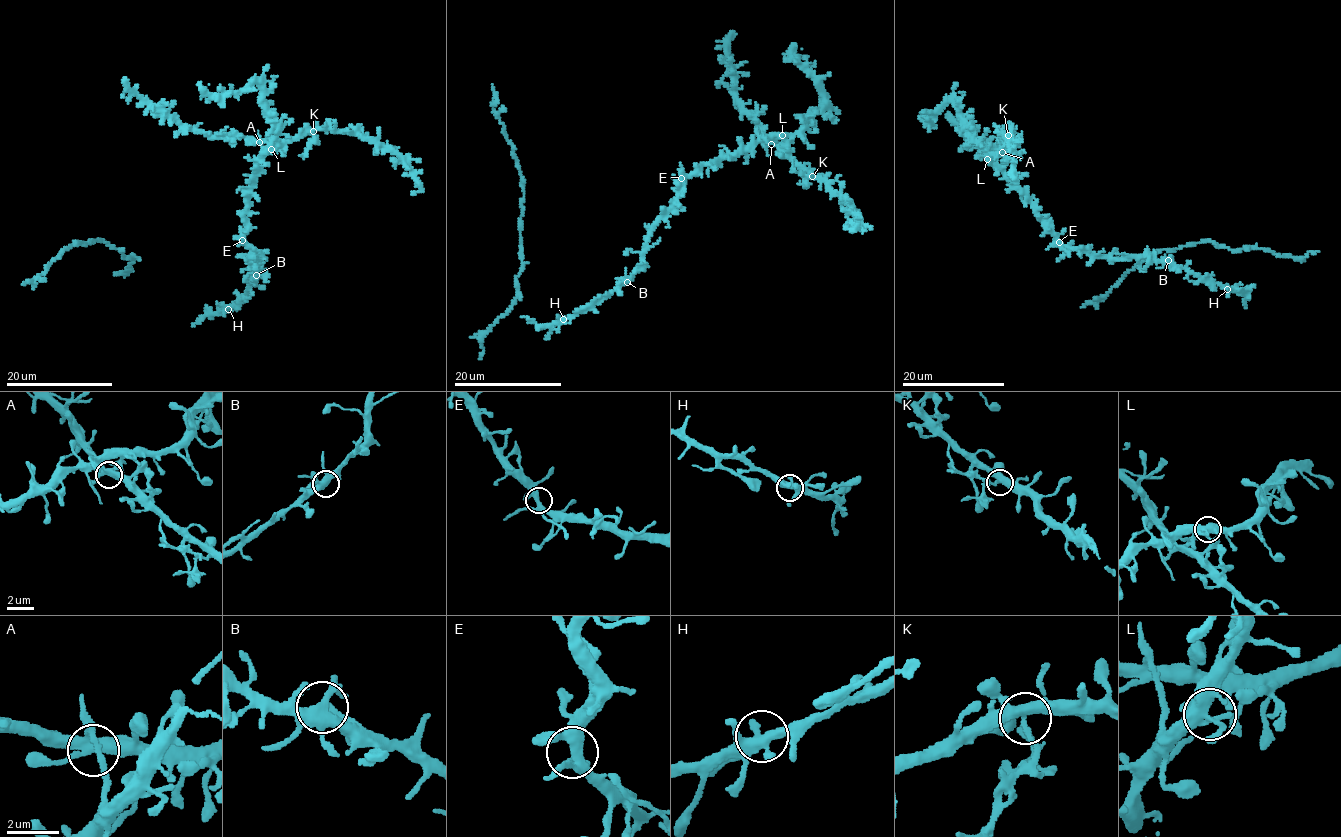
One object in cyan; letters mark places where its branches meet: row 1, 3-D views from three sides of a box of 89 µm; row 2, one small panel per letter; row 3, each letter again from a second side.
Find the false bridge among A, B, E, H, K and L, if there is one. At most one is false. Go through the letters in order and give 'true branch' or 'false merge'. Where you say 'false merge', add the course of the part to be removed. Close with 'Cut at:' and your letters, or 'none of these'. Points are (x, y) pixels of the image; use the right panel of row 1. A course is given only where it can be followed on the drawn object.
A: true branch
B: true branch
E: true branch
H: true branch
K: false merge; course (1008, 135), (1009, 157), (1002, 160)
L: true branch
Cut at: K

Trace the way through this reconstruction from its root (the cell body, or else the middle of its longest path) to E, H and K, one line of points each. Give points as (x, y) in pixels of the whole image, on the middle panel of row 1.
E: (631, 275), (642, 264), (643, 246), (656, 220), (675, 202), (681, 178)
H: (631, 275), (593, 306), (563, 319)
K: (631, 275), (681, 179), (704, 164), (779, 136), (812, 177)

